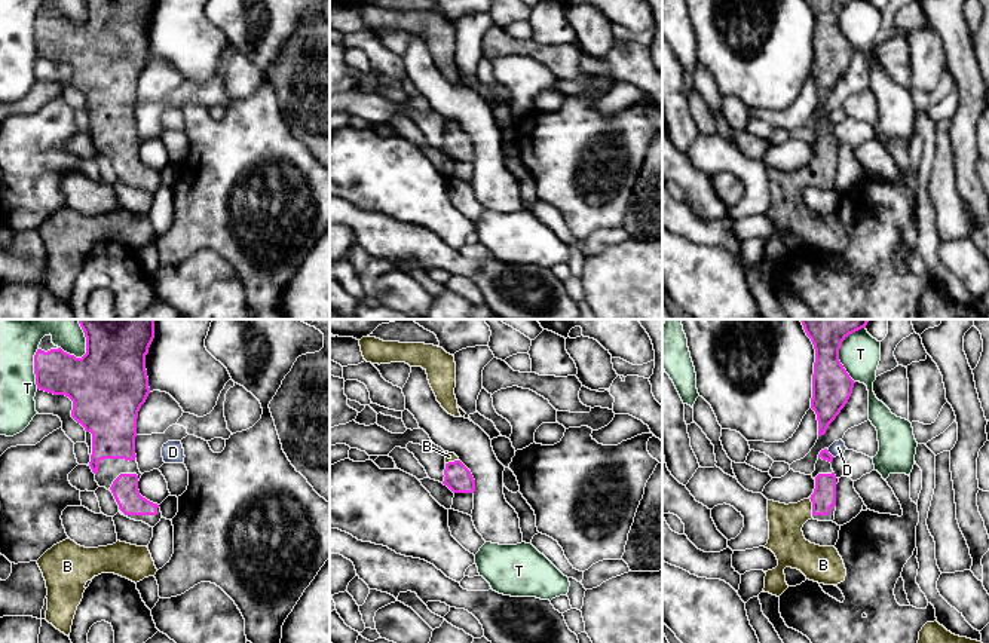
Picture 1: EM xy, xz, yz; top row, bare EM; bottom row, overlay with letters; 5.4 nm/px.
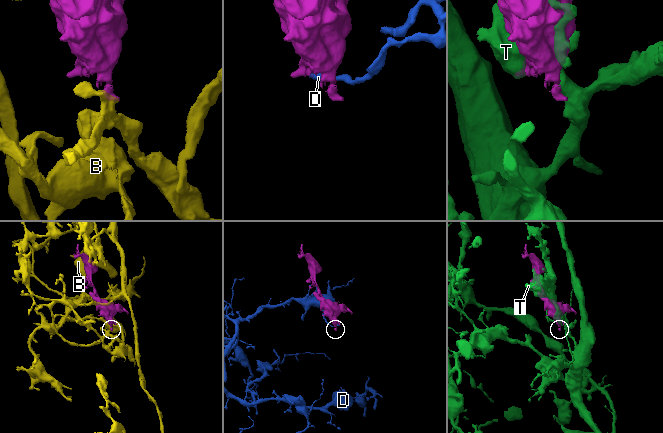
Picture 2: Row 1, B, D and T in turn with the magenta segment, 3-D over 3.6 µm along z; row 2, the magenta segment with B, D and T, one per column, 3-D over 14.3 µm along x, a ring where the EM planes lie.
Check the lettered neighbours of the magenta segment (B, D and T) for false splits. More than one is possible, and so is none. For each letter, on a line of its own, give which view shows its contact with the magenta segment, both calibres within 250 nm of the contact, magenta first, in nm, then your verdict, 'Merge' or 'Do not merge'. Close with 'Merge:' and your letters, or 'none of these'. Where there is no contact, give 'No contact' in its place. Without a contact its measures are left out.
B: Touches magenta in yz. Thickness 130 nm (magenta) against 190 nm. Merge
D: Touches magenta in yz. Thickness 60 nm (magenta) against 80 nm. Do not merge
T: Touches magenta in yz. Thickness 220 nm (magenta) against 220 nm. Do not merge
Merge: B

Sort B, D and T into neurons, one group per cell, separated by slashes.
B / D / T

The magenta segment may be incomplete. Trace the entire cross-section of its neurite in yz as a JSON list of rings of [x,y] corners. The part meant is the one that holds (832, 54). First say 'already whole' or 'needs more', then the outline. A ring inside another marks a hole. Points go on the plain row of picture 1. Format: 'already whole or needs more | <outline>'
already whole | [[[806,0],[815,16],[811,76],[817,82],[818,104],[826,101],[852,61],[855,49],[839,28],[839,16],[849,1]]]

